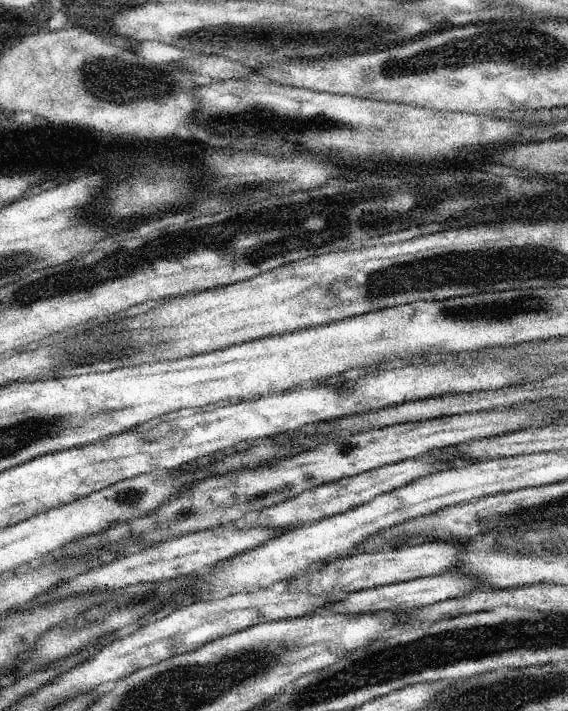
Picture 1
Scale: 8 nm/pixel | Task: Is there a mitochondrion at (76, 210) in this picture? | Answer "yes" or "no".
no

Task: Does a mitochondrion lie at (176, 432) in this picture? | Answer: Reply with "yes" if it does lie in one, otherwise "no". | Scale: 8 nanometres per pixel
yes

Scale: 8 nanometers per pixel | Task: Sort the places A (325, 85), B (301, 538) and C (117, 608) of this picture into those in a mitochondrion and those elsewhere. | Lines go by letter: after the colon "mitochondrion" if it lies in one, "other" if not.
A: other
B: other
C: mitochondrion

